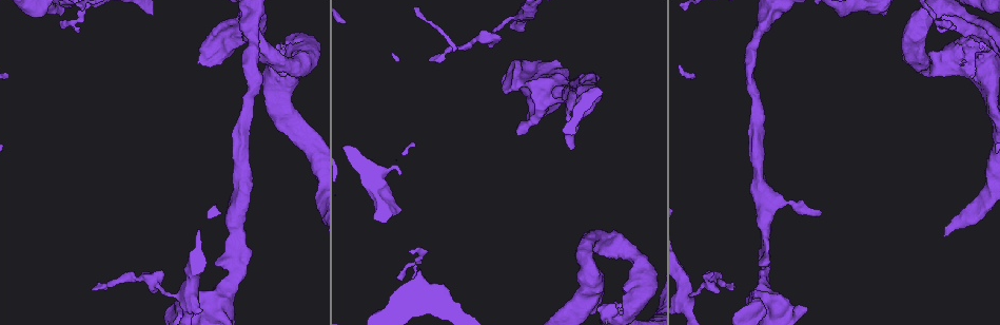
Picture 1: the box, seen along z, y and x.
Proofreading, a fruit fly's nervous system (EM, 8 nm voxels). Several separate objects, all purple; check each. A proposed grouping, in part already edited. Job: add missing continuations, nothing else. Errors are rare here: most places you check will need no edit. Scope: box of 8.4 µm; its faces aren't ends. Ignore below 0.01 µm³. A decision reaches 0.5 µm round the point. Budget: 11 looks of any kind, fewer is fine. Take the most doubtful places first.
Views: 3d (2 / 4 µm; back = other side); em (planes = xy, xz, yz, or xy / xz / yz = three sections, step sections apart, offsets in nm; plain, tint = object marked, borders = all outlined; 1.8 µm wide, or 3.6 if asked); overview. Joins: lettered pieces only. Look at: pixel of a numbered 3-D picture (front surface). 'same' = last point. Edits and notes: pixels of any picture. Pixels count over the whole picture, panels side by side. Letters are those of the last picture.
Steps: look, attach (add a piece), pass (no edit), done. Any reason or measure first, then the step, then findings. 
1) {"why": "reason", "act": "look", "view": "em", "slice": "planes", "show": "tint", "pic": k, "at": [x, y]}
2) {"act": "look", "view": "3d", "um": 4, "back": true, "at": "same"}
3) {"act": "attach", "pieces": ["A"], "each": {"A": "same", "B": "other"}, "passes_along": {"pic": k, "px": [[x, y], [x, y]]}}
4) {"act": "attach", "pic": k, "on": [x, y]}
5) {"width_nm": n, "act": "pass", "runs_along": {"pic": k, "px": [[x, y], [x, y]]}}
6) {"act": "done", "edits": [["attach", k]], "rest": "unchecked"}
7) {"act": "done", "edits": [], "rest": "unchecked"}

{"why": "thin end", "act": "look", "view": "em", "slice": "xz", "step": 4, "show": "tint", "pic": 1, "at": [430, 61]}

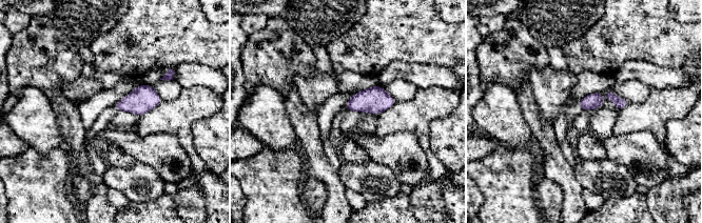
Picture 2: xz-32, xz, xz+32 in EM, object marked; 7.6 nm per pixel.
{"why": "cut it another way", "act": "look", "view": "em", "slice": "planes", "show": "borders", "at": "same"}

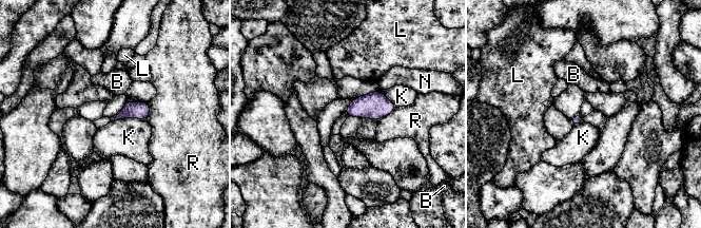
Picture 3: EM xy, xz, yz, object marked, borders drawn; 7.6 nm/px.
{"act": "pass", "each": {"B": "other", "K": "other", "L": "other", "N": "other", "R": "other"}, "border": {"pic": 3, "px": [[147, 119], [124, 117], [115, 120]]}, "found": "no lettered piece goes on from it"}

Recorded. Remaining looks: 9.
{"why": "three-way junction", "act": "look", "view": "3d", "um": 4, "back": true, "pic": 1, "at": [300, 48]}

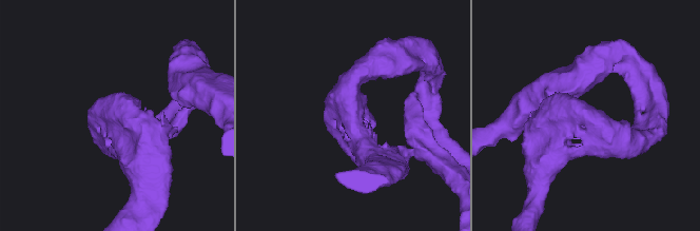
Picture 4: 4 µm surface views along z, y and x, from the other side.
{"why": "now the EM", "act": "look", "view": "em", "um": 3.6, "slice": "planes", "show": "borders", "pic": 4, "at": [577, 121]}

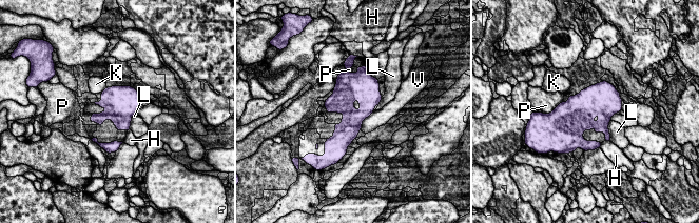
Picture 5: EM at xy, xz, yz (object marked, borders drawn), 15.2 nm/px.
{"arms": 3, "act": "pass", "each": {"H": "other", "K": "other", "L": "other", "P": "other", "V": "other"}, "border": {"pic": 5, "px": [[372, 112], [363, 121], [361, 127]]}, "found": "none of them fits"}

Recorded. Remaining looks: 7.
{"why": "an open end", "act": "look", "view": "em", "slice": "planes", "show": "borders", "pic": 1, "at": [520, 135]}

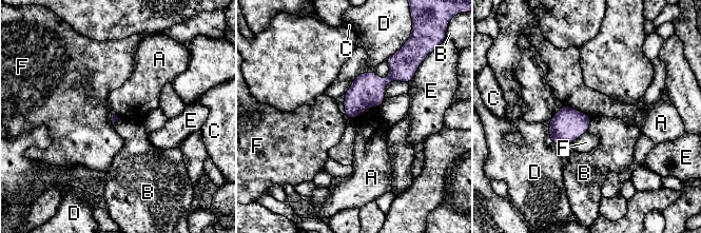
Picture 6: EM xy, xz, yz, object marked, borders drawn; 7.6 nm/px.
{"act": "pass", "each": {"A": "other", "B": "other", "C": "other", "D": "other", "E": "other", "F": "other"}, "found": "none of them fits"}

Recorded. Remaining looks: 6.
{"why": "free end", "act": "look", "view": "3d", "um": 4, "pic": 1, "at": [572, 148]}

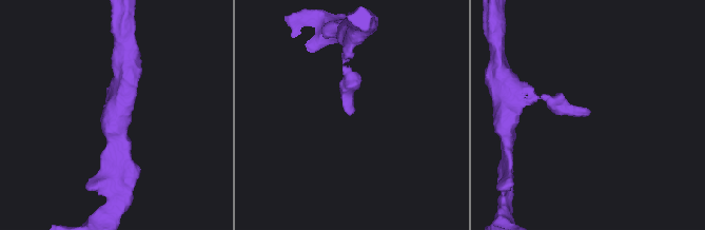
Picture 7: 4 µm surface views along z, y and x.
{"act": "look", "view": "em", "slice": "xz", "step": 16, "show": "tint", "pic": 7, "at": [350, 114]}

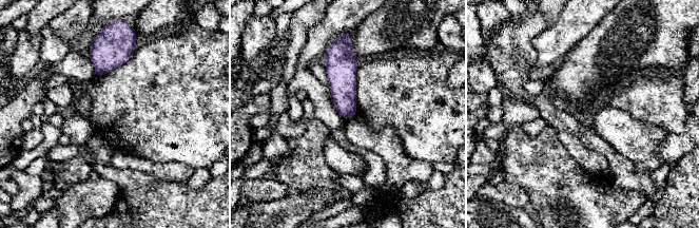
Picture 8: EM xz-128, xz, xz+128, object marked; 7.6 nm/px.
{"act": "look", "view": "em", "slice": "planes", "show": "borders", "at": "same"}

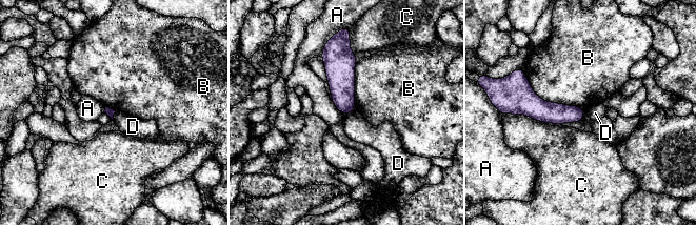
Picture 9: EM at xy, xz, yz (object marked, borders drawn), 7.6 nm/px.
{"longest_contact_nm": ["B", 550], "act": "pass", "each": {"A": "other", "B": "other", "C": "other", "D": "other"}, "border": {"pic": 9, "px": [[116, 111], [112, 119]]}, "found": "no lettered piece goes on from it"}

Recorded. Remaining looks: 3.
{"act": "done", "edits": [], "rest": "unchecked"}

